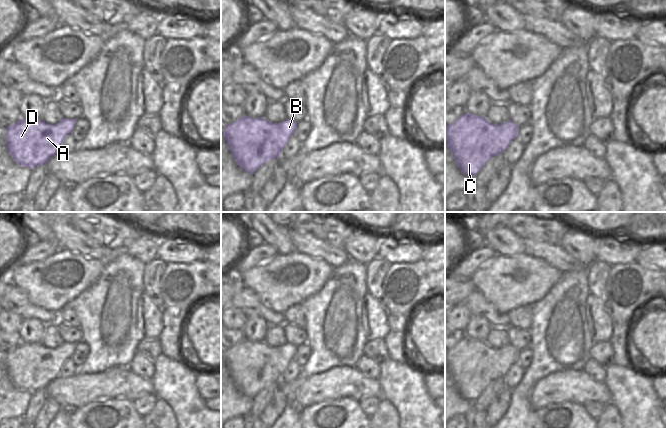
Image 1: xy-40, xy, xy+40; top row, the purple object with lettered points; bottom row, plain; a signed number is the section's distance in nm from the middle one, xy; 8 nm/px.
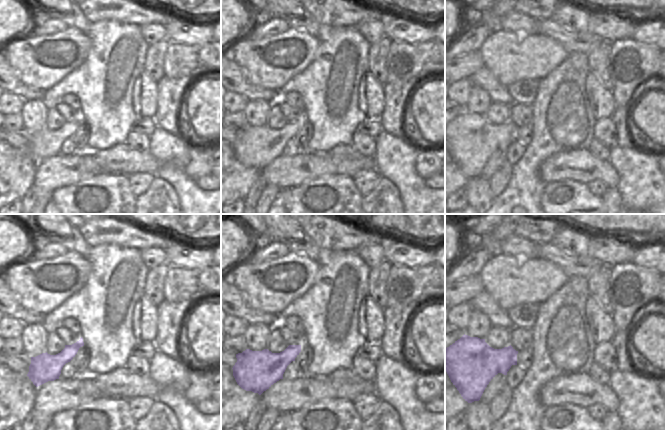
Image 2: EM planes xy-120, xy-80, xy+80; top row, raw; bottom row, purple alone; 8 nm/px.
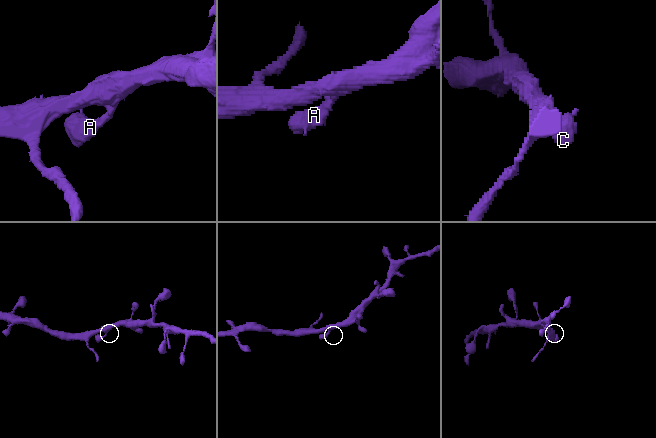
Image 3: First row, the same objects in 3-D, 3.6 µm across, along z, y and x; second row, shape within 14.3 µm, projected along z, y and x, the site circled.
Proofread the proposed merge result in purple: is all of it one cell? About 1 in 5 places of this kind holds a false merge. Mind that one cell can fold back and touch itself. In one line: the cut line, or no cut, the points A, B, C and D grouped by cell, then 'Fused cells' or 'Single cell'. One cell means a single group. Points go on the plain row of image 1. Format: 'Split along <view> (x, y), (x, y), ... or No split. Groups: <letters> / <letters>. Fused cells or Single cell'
No split. Groups: A B C D. Single cell

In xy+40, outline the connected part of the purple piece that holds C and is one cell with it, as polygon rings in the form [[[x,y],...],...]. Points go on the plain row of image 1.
[[[464,337],[454,347],[447,349],[445,365],[459,394],[473,403],[492,381],[507,373],[509,368],[518,361],[518,354],[519,350],[510,343],[494,349],[485,341]]]

